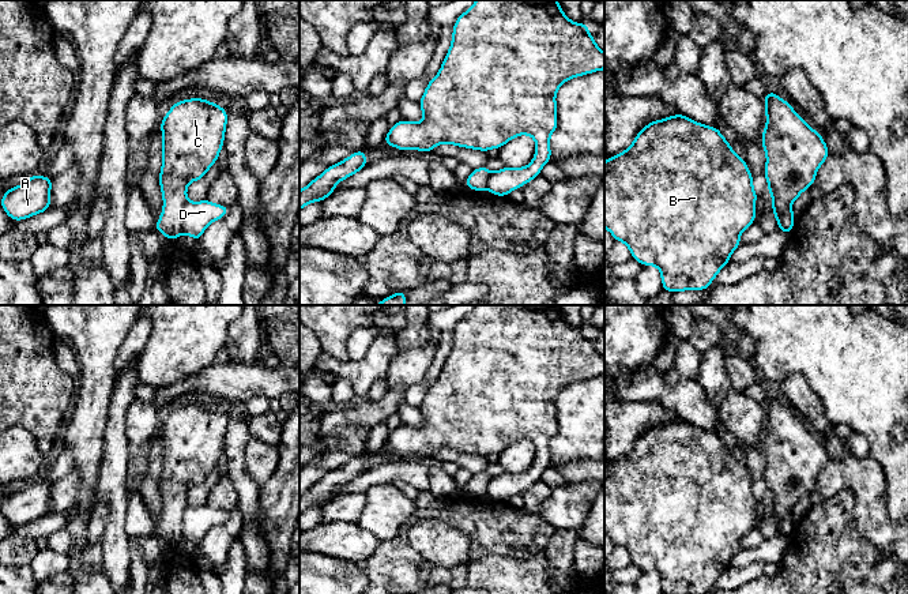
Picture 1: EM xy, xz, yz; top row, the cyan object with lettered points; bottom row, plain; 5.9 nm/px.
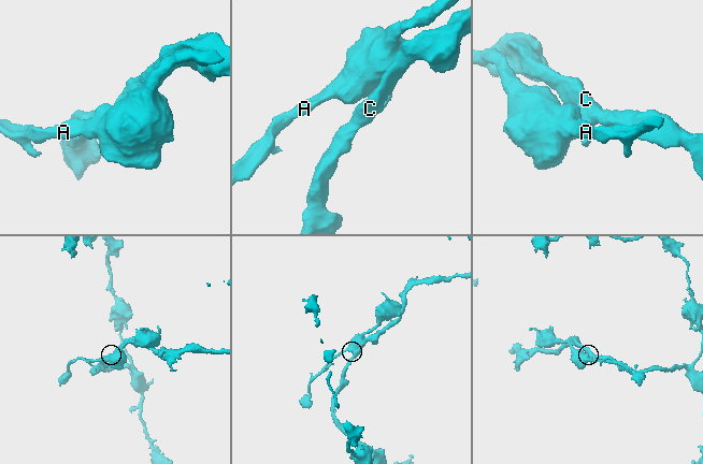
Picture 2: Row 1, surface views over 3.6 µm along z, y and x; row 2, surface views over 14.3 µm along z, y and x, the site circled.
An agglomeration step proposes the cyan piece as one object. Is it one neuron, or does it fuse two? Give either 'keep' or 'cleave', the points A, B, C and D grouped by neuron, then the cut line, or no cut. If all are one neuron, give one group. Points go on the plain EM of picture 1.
cleave; groups A B D / C; cut xy (187, 506), (183, 514), (181, 537)

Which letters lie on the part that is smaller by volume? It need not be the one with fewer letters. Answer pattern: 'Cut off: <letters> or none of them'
Cut off: A, B, D

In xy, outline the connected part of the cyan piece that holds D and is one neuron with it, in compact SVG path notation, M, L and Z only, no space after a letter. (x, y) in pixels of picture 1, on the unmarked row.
M208 504L201 507L187 507L182 518L182 538L199 546L206 533L223 523L230 511L215 510Z

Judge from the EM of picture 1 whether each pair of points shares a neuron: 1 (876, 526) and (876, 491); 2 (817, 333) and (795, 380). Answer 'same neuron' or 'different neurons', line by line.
1: same neuron
2: different neurons

